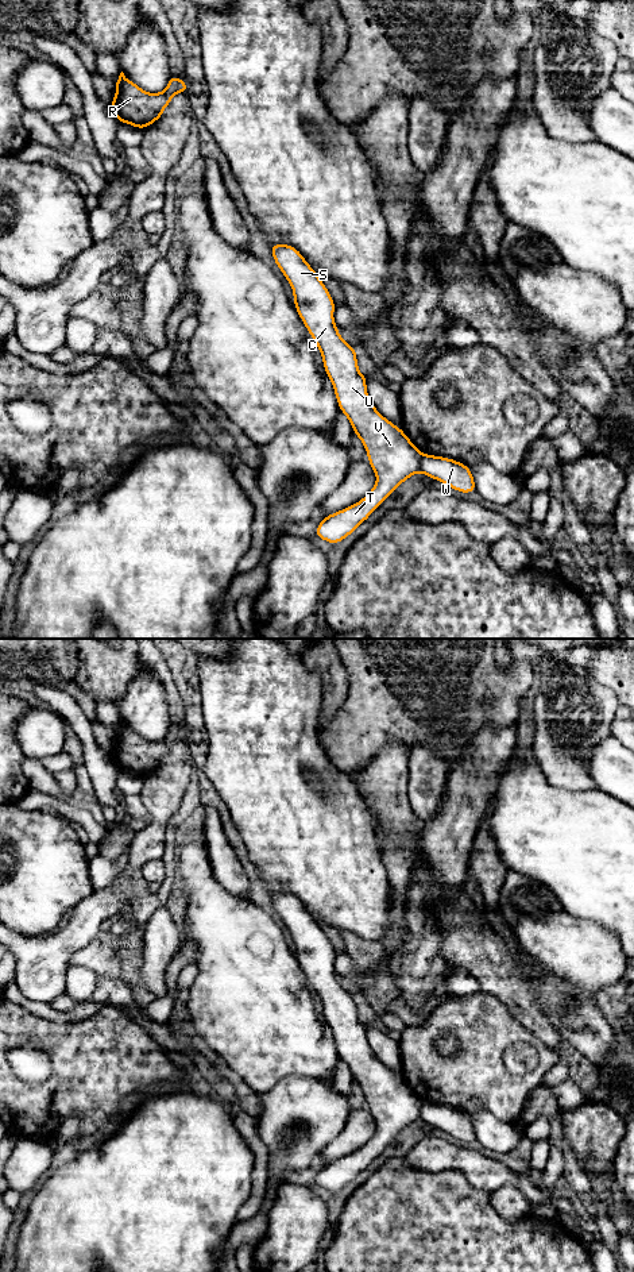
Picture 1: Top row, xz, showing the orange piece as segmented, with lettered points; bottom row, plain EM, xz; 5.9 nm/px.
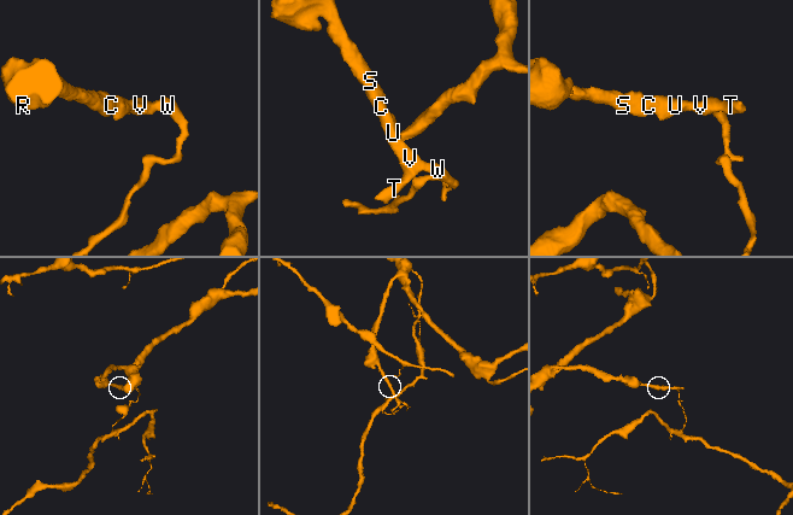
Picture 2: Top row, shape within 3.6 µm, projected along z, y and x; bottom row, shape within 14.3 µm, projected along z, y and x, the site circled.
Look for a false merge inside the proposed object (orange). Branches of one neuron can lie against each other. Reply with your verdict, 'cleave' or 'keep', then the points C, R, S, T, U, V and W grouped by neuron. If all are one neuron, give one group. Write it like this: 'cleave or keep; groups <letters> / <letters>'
cleave; groups C R S T U V / W

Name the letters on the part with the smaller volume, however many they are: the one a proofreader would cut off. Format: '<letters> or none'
W

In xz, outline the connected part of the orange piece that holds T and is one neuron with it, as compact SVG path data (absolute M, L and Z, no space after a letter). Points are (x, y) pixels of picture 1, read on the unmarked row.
M282 891L270 894L270 898L291 933L301 968L321 999L339 1056L360 1086L376 1122L376 1132L364 1146L325 1164L318 1172L316 1186L337 1192L352 1183L402 1130L421 1119L424 1102L371 1051L367 1026L357 1015L357 1001L340 984L333 967L336 952L318 922L295 895Z

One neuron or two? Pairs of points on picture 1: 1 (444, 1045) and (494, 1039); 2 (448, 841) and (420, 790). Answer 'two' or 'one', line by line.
1: two
2: two

